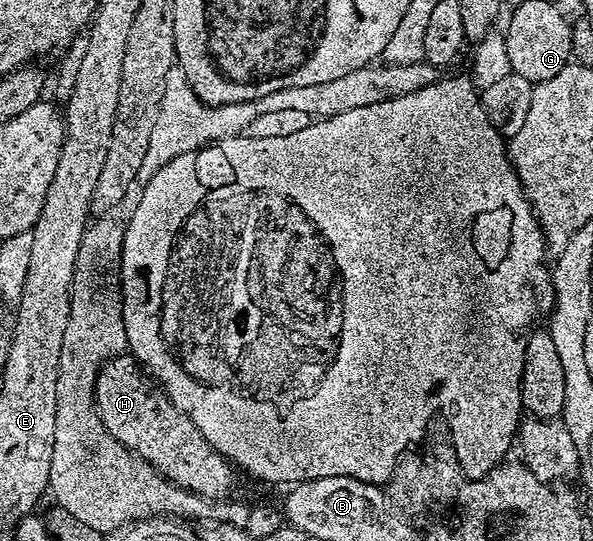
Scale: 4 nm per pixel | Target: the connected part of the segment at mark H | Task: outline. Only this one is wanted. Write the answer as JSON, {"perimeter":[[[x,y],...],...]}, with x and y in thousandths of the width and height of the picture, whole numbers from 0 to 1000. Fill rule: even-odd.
{"perimeter":[[[219,656],[189,665],[169,691],[160,743],[174,787],[239,852],[268,869],[290,896],[351,922],[383,922],[396,904],[400,869],[339,804],[332,782],[283,738],[282,728]]]}

